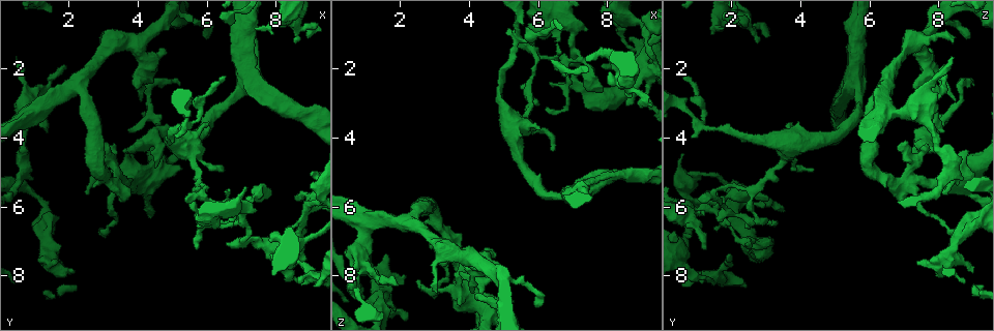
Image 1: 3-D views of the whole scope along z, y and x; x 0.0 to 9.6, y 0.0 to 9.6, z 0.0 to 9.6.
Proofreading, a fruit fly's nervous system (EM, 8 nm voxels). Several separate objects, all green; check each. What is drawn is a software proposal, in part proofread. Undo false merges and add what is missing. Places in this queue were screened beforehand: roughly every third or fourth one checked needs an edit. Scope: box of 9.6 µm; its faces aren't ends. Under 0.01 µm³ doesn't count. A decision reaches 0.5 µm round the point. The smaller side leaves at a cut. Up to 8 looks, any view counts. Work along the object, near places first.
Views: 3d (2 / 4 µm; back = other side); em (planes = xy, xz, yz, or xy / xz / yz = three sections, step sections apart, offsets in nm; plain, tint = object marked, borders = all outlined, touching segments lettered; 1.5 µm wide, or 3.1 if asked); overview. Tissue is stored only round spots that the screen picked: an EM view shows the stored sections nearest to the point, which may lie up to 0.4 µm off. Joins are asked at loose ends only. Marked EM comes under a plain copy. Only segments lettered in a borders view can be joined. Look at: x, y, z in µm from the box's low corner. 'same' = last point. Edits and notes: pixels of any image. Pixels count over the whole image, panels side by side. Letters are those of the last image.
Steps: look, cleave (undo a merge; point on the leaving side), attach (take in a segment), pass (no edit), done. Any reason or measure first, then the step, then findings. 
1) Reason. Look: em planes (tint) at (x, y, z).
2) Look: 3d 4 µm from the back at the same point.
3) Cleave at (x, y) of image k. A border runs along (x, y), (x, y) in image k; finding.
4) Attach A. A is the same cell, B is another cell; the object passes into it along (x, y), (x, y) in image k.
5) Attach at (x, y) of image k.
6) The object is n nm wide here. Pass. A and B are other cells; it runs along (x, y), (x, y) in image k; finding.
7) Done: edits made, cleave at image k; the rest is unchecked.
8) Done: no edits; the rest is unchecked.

Thick turns thin. Look: 3d 4 µm at (4.90, 4.15, 2.95).

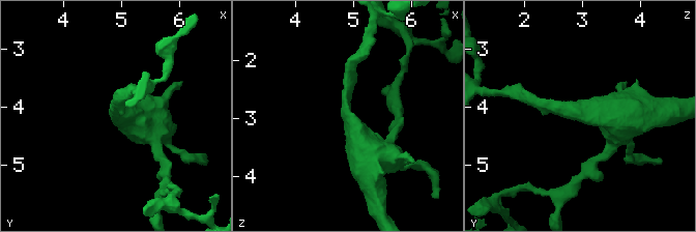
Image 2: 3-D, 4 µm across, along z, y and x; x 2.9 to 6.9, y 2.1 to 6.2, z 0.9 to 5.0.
The arms are 190, 700 nm wide; need the tissue. Look: em planes (tint) at (4.90, 4.10, 2.95).

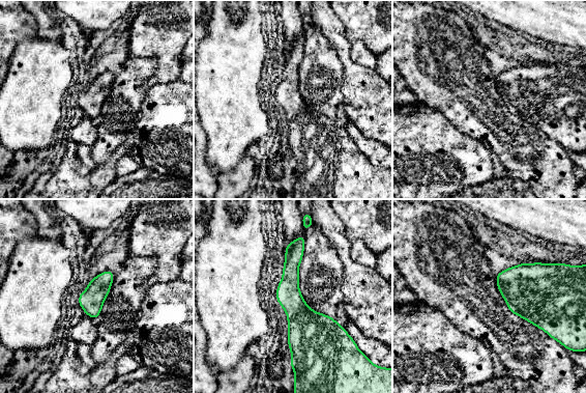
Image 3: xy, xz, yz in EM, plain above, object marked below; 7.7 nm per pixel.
What lies round it. Look: em planes (borders) at the same point.

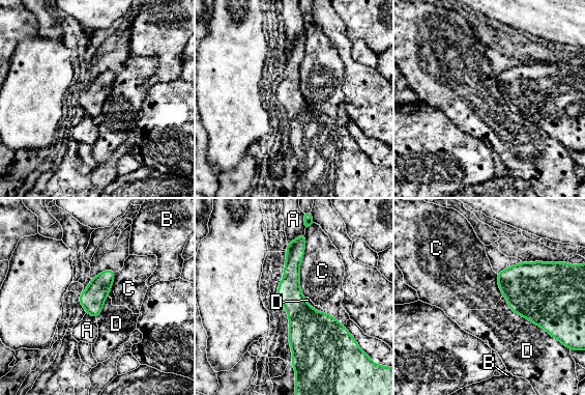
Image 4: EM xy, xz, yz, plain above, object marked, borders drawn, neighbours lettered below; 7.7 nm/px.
The object is 190 nm wide here. Pass. A, B, C and D are other cells; one neuron here.

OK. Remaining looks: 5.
Free end. Look: em planes (tint) at (1.65, 7.65, 7.30).

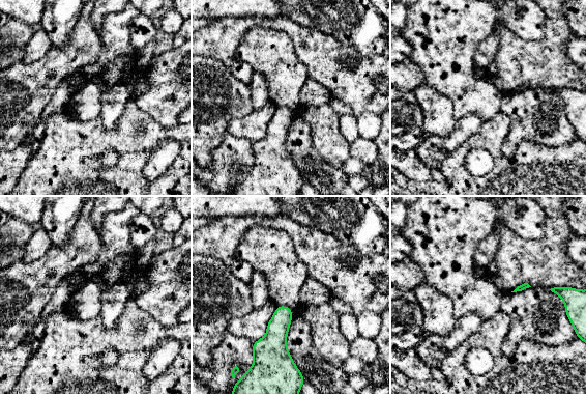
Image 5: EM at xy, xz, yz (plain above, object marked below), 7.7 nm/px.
Look: em planes (borders) at the same point.

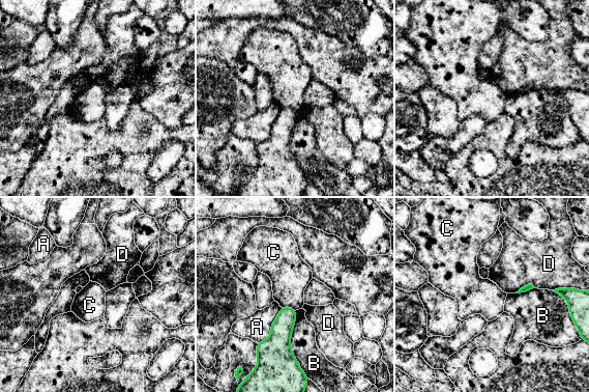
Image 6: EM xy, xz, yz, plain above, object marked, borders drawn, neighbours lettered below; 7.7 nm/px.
The longest contact is with B, 460 nm. Pass. A, B, C and D are other cells; a border runs along (282, 307), (291, 307), (295, 310) in image 6; no lettered segment goes on from it.

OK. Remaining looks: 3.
Branch stops here. Look: 3d 2 µm at (2.95, 1.30, 8.45).

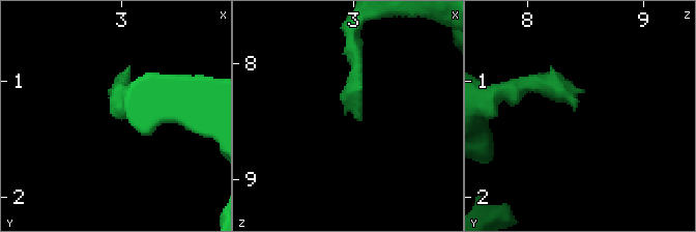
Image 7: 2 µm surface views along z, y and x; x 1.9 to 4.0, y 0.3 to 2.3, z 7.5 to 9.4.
Look: em yz step 8 (tint) at (2.96, 1.24, 8.42).

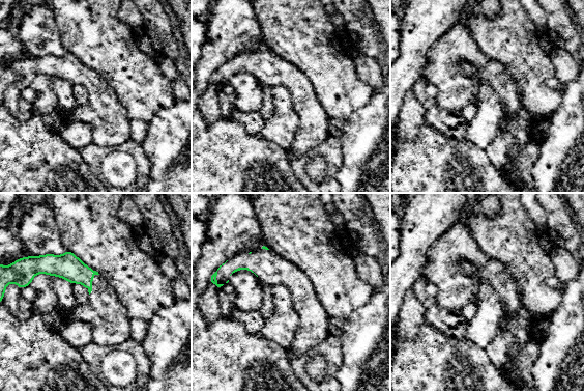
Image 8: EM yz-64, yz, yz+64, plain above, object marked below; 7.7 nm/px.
Look: em planes (borders) at the same point.

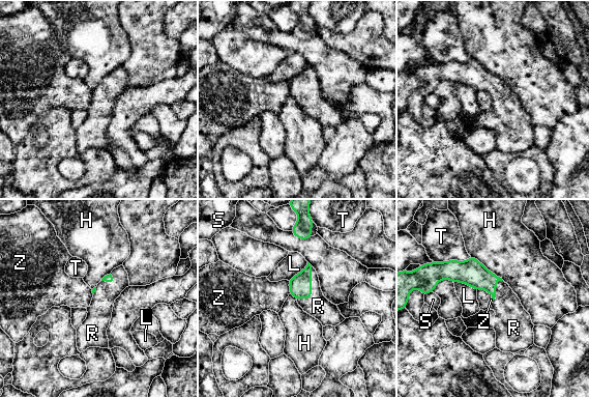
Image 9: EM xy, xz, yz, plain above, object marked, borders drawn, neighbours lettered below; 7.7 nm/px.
Attach R. R is the same cell, H, L, S, T and Z are other cells; it goes on there.

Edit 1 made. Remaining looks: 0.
Done: edits made, attach at image 9; the rest is unchecked.

